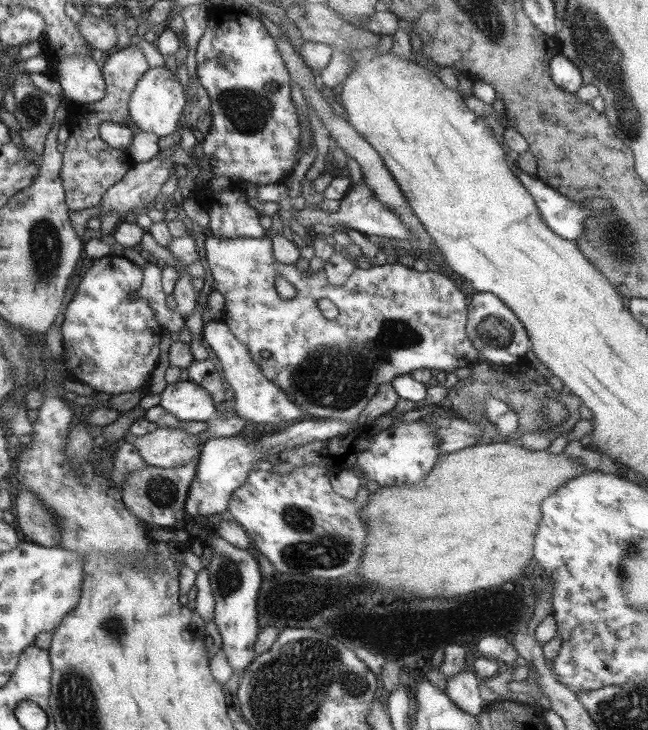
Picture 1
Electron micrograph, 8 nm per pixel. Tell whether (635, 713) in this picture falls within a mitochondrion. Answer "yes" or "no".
yes

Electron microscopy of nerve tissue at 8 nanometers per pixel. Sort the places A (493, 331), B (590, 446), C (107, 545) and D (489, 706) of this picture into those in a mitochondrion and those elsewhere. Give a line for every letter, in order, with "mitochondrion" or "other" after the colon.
A: mitochondrion
B: other
C: other
D: other

